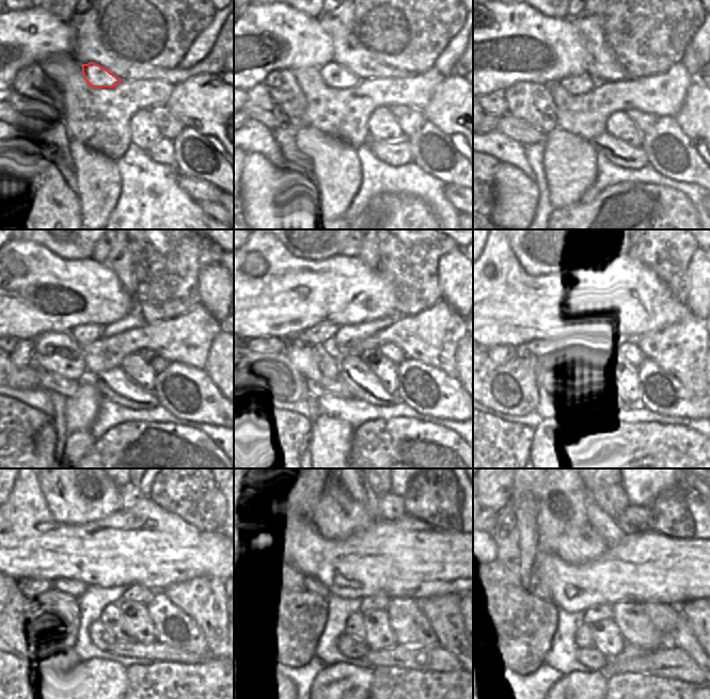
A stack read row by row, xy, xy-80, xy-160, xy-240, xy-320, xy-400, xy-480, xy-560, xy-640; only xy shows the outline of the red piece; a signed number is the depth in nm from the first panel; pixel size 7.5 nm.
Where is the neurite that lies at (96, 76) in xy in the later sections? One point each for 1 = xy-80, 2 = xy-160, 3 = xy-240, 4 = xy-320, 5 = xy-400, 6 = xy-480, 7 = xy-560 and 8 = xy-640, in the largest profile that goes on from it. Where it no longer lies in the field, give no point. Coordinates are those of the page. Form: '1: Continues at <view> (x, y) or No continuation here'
1: Continues at xy-80 (334, 76)
2: Continues at xy-160 (583, 83)
3: Continues at xy-240 (84, 334)
4: Continues at xy-320 (324, 333)
5: Continues at xy-400 (554, 338)
6: Continues at xy-480 (73, 587)
7: Continues at xy-560 (308, 584)
8: Continues at xy-640 (537, 586)

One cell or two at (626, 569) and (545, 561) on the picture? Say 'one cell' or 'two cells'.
one cell

